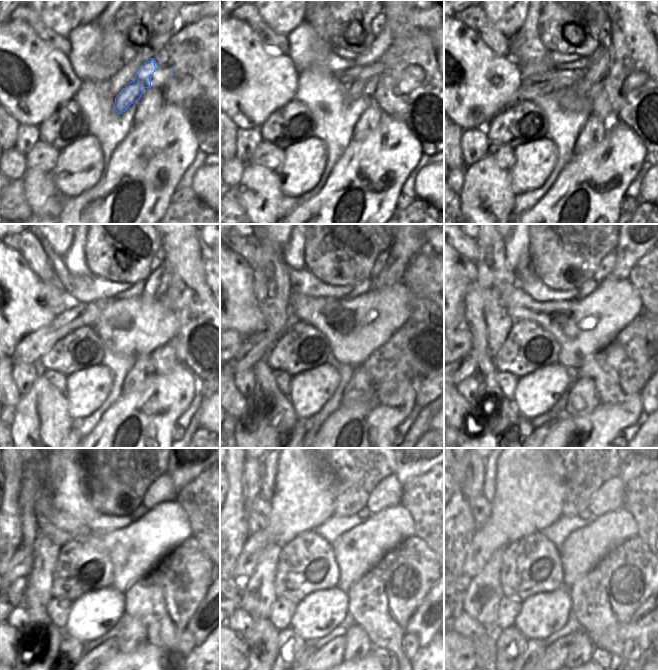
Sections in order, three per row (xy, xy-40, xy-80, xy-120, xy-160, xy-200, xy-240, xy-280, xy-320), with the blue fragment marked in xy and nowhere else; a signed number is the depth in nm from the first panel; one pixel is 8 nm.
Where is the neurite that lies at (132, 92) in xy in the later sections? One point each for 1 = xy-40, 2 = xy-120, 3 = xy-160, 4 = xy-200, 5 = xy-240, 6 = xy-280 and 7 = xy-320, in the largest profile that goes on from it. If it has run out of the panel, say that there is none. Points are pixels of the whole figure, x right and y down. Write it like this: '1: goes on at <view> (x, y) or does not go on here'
1: goes on at xy-40 (365, 85)
2: goes on at xy-120 (156, 284)
3: goes on at xy-160 (406, 245)
4: goes on at xy-200 (631, 244)
5: goes on at xy-240 (183, 468)
6: goes on at xy-280 (406, 468)
7: goes on at xy-320 (629, 468)

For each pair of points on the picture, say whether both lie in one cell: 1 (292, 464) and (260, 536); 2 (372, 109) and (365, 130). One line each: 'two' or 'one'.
1: one
2: one

